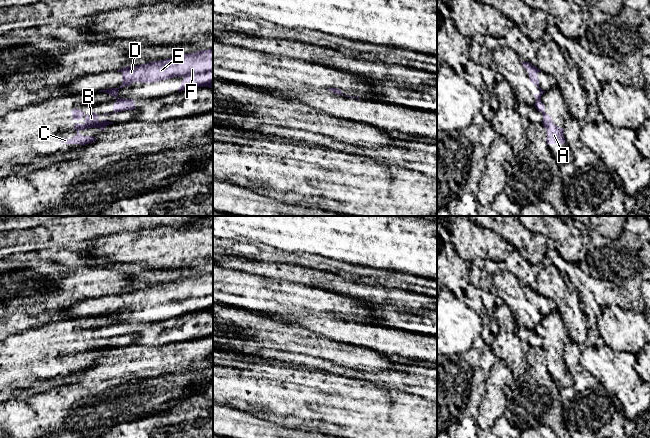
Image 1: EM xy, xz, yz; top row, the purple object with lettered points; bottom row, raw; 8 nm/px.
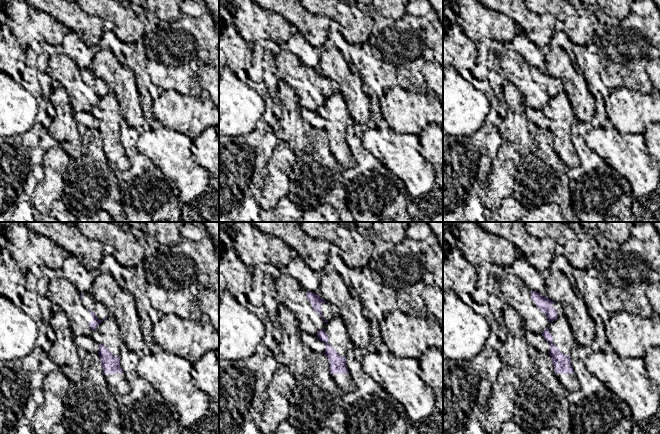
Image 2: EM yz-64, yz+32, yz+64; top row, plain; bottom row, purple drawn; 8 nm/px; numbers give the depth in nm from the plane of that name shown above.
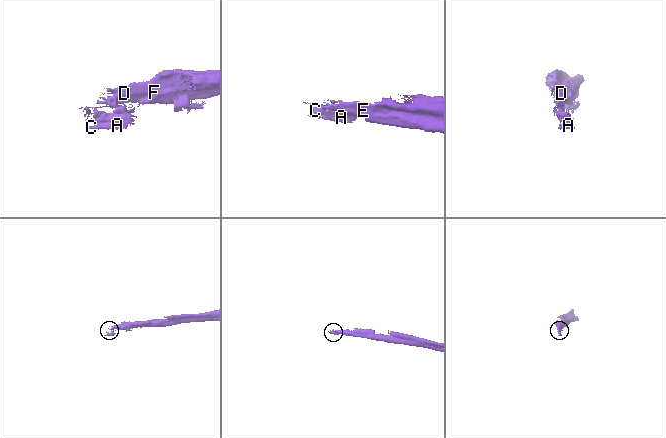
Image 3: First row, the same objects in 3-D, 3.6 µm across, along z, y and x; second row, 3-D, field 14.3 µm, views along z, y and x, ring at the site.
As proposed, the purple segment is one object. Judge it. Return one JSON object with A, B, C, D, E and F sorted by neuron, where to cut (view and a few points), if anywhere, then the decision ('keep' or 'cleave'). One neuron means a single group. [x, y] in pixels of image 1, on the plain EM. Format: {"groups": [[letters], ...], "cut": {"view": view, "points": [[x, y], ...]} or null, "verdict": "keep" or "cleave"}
{"groups": [["A", "B", "C"], ["D", "E", "F"]], "cut": {"view": "yz", "points": [[539, 322], [536, 325]]}, "verdict": "cleave"}

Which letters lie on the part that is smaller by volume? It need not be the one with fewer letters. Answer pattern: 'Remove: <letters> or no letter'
Remove: A, B, C

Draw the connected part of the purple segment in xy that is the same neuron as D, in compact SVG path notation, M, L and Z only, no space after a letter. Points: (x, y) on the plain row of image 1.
M213 272L190 278L180 278L172 282L142 289L124 291L121 294L117 294L117 296L122 297L122 309L119 312L99 314L98 316L105 316L115 322L118 322L119 313L130 310L133 306L152 307L174 301L183 302L181 309L178 312L179 316L197 311L213 312Z

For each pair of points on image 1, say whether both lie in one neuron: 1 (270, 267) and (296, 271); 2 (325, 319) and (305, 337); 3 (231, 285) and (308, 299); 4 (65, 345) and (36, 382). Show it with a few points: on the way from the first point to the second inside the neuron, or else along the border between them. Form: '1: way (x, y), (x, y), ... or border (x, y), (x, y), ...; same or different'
1: way (276, 270), (290, 271); same
2: border (304, 328), (334, 340); different
3: way (250, 286), (263, 293), (289, 296); same
4: way (56, 354), (37, 373); same

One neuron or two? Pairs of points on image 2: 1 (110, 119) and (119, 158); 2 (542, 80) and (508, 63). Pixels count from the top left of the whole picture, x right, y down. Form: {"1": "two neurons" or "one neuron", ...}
{"1": "one neuron", "2": "one neuron"}

